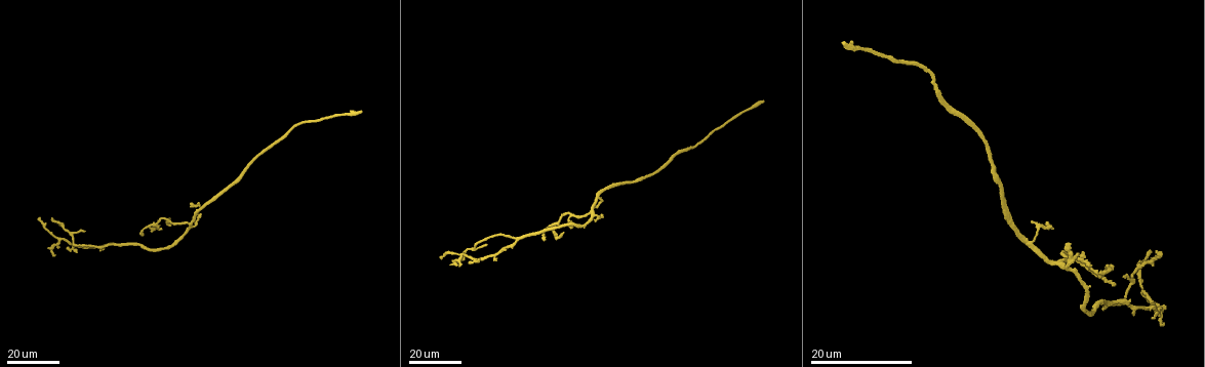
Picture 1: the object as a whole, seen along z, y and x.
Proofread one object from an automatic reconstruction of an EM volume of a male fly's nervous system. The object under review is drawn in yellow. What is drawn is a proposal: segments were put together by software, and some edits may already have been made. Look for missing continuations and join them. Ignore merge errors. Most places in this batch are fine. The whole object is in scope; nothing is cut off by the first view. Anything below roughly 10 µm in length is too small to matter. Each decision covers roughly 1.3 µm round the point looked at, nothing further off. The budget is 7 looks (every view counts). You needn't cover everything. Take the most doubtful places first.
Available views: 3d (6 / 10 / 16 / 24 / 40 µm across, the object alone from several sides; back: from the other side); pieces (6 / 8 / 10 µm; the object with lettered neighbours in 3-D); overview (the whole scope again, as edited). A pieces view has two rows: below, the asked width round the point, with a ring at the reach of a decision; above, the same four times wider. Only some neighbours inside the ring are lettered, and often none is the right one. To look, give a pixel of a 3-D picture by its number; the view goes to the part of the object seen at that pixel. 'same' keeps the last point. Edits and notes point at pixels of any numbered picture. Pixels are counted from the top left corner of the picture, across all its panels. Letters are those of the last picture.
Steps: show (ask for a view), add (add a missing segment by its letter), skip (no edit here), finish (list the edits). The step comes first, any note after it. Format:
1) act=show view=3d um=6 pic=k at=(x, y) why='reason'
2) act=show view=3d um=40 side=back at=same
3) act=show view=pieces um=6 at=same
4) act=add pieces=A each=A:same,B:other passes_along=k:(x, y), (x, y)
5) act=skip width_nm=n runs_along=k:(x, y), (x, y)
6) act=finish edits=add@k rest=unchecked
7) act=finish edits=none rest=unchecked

act=show view=3d um=24 pic=1 at=(362, 112)

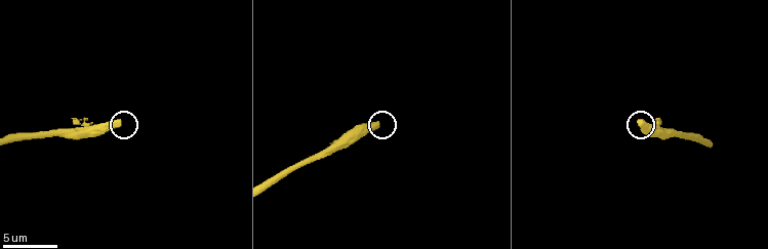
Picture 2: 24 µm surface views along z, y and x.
act=show view=pieces um=8 pic=2 at=(118, 122) why='see the neighbours'

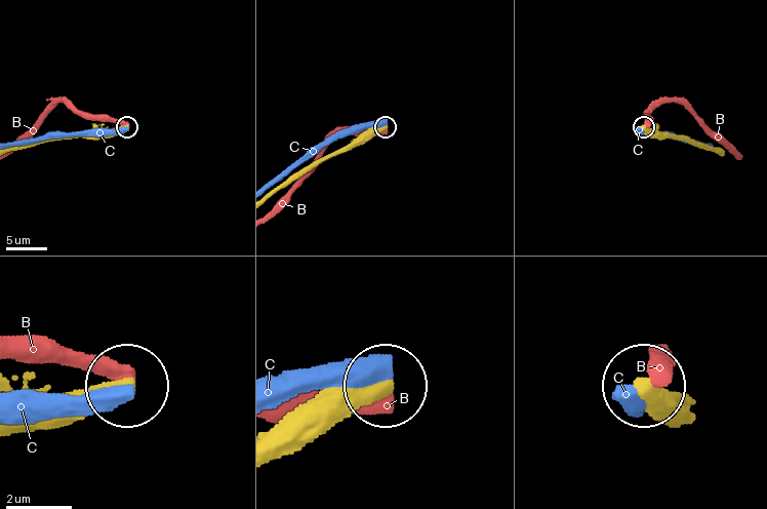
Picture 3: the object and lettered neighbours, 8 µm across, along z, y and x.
act=skip each=B:other,C:other runs_along=3:(717, 152), (686, 140), (656, 135), (644, 128) found='none of them fits'

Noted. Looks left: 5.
act=show view=3d um=16 pic=1 at=(1155, 305) why='branch stops here'

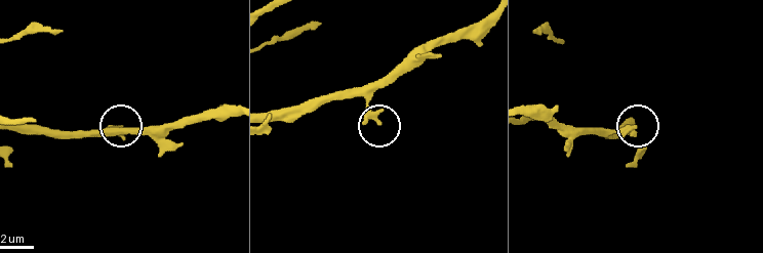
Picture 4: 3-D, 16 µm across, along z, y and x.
act=show view=pieces um=10 pic=4 at=(634, 126)

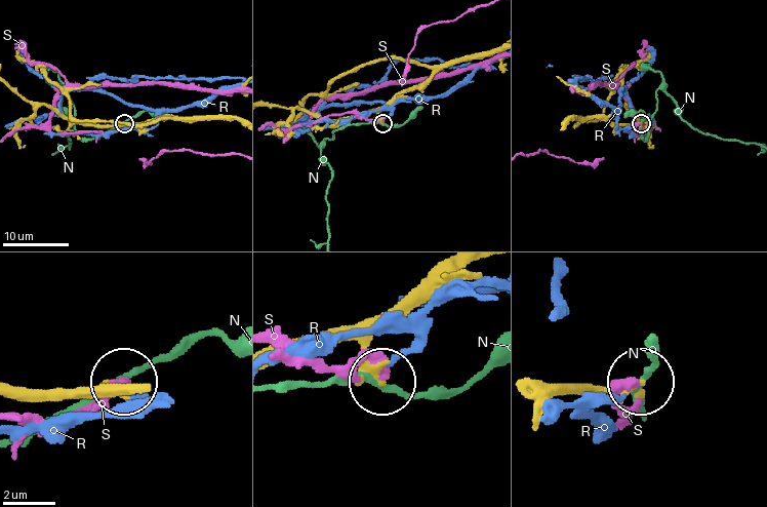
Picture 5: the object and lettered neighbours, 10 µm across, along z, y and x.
act=skip each=N:other,R:other,S:other runs_along=5:(534, 379), (550, 385), (640, 381) found='no lettered segment goes on from it'

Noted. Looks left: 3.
act=show view=3d um=16 pic=1 at=(1151, 249) why='an open end'

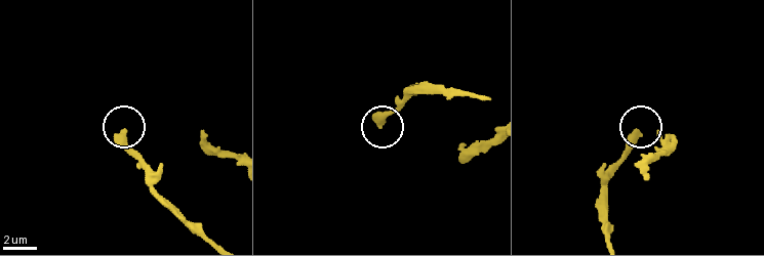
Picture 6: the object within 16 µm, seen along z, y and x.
act=show view=pieces um=6 pic=6 at=(634, 133)

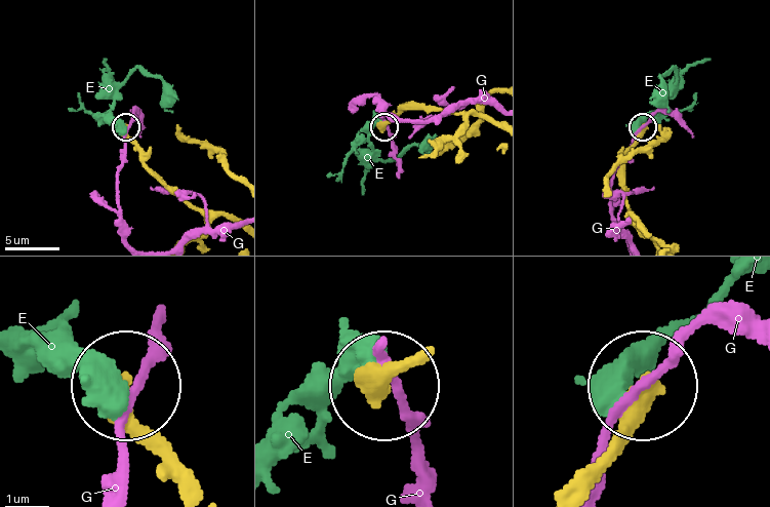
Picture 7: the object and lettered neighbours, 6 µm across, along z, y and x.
act=skip each=E:other,G:other found='no lettered segment goes on from it'

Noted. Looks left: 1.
act=finish edits=none rest=unchecked

